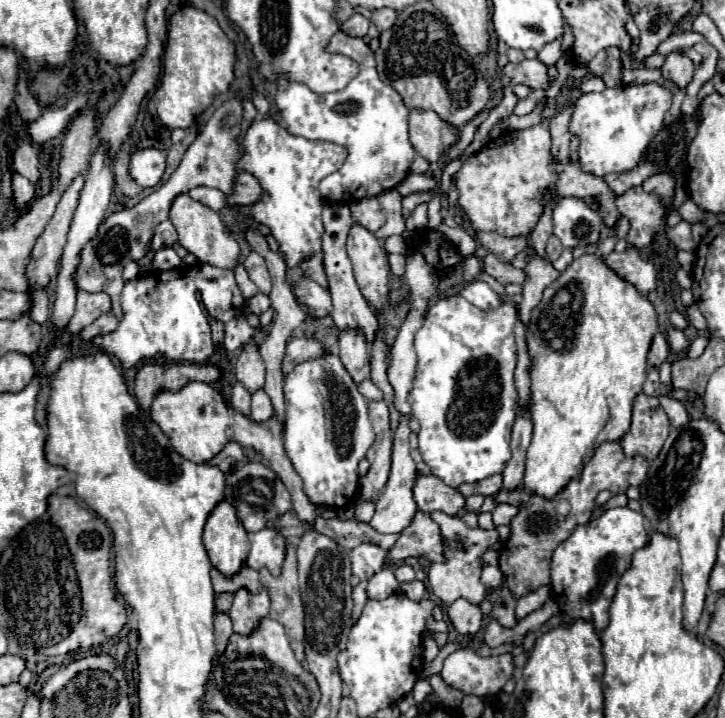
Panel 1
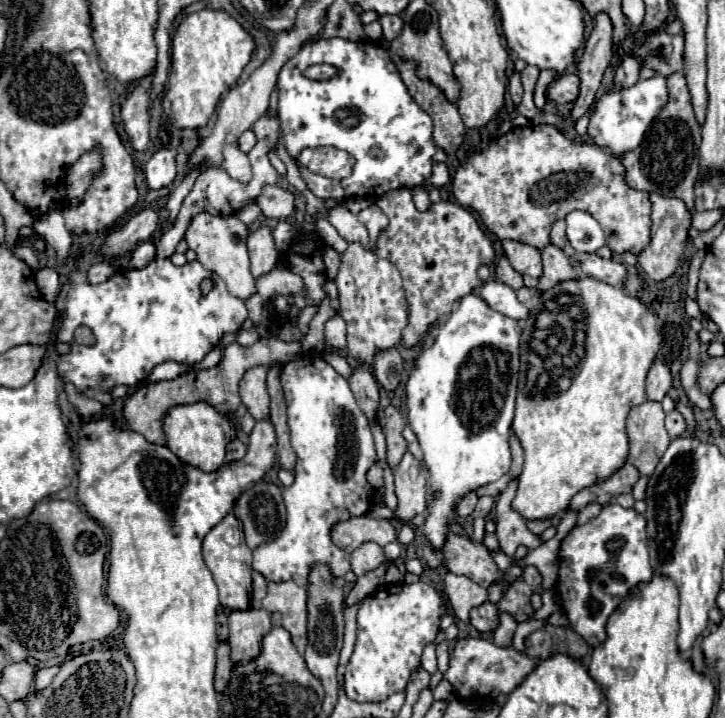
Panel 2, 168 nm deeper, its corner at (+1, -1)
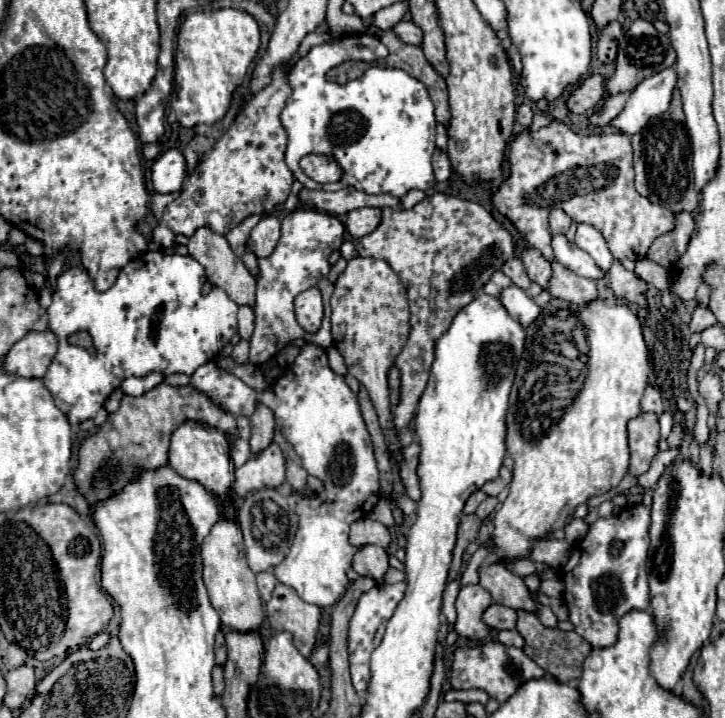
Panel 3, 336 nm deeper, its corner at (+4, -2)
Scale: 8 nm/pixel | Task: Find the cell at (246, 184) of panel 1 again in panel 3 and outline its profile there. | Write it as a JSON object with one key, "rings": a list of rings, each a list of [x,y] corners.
{"rings":[[[346,187],[344,191],[336,191],[336,193],[328,193],[328,191],[308,191],[302,189],[300,193],[302,203],[318,209],[318,211],[326,211],[330,215],[346,215],[352,209],[360,209],[360,207],[392,207],[392,209],[408,209],[414,207],[418,201],[424,199],[424,193],[420,191],[410,191],[406,197],[398,199],[392,195],[368,195],[364,191],[356,191],[354,187]]]}

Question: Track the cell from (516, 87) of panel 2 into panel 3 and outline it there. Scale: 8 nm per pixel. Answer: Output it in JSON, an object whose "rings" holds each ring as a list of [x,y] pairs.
{"rings":[[[524,103],[524,105],[520,105],[520,107],[518,107],[516,121],[518,121],[524,129],[528,129],[528,127],[530,127],[530,123],[532,123],[532,115],[534,115],[534,111],[530,109],[530,105],[528,105],[528,103]]]}

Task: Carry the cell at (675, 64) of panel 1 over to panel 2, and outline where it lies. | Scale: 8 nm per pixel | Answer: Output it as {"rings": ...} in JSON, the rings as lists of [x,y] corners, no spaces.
{"rings":[[[679,72],[671,74],[667,76],[667,88],[669,88],[669,102],[659,112],[655,122],[651,124],[643,144],[637,150],[627,152],[623,156],[625,182],[627,186],[635,190],[681,198],[689,206],[689,210],[693,210],[693,202],[695,202],[693,184],[699,174],[701,126],[695,120],[695,112],[691,106],[691,94],[687,90],[687,78],[683,78],[683,74]]]}

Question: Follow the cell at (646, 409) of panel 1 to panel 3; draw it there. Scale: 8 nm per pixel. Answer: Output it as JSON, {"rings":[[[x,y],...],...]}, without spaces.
{"rings":[[[642,413],[628,423],[628,445],[630,445],[630,463],[650,463],[658,453],[658,421],[654,413]]]}

